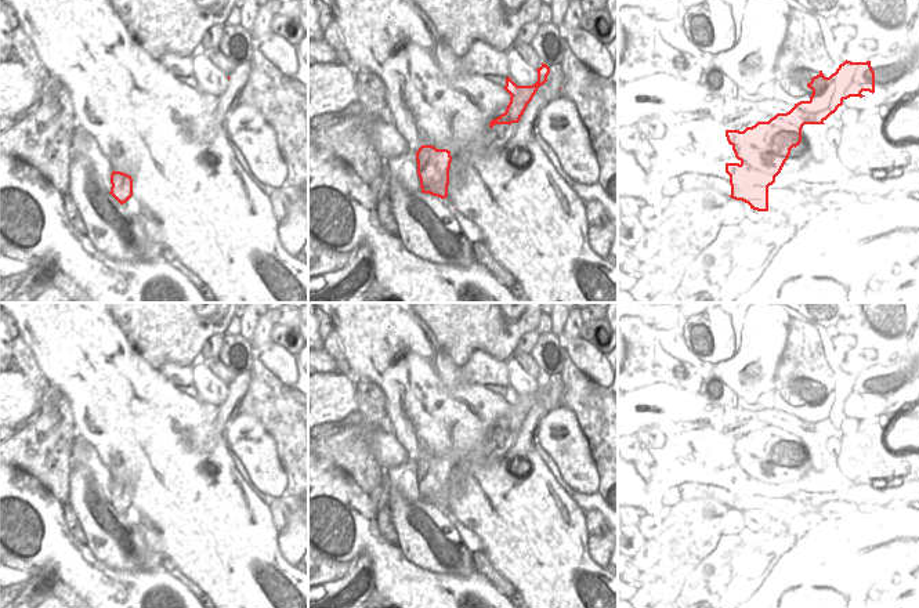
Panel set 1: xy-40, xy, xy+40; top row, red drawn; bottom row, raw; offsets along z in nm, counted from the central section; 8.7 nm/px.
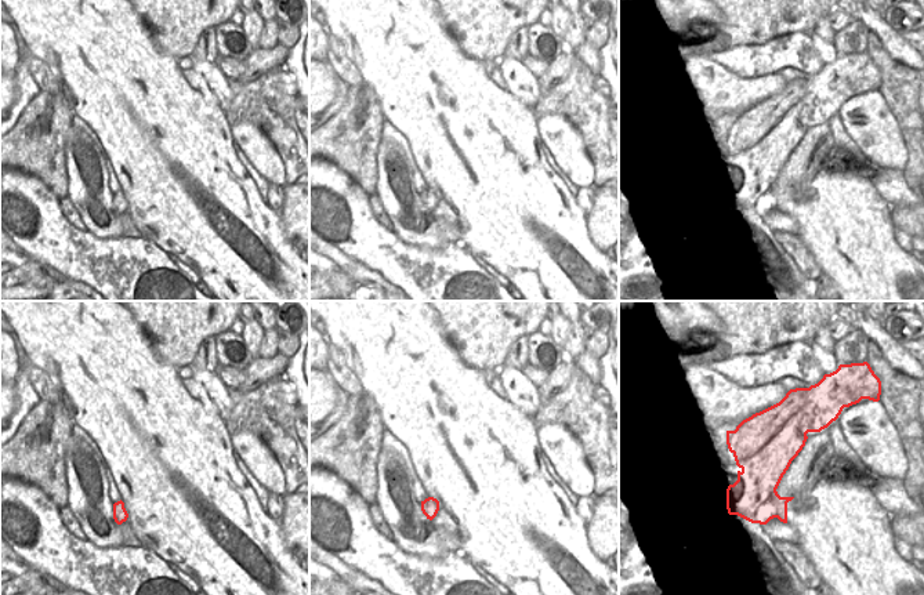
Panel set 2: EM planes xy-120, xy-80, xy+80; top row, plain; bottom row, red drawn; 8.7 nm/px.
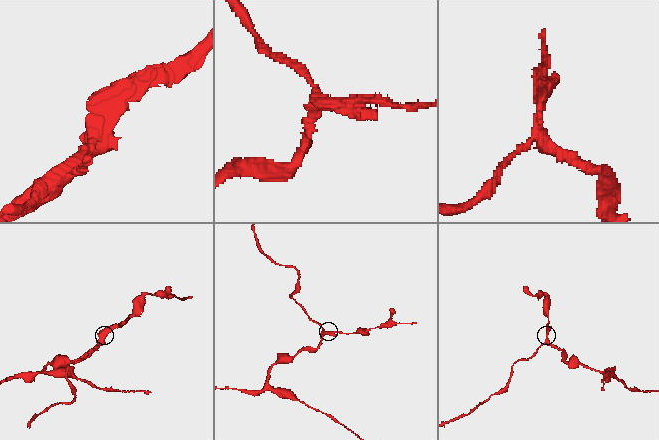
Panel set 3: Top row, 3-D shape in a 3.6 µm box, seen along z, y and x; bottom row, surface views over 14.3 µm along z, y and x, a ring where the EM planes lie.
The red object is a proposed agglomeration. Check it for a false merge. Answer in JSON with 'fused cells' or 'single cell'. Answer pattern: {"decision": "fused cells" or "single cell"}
{"decision": "fused cells"}

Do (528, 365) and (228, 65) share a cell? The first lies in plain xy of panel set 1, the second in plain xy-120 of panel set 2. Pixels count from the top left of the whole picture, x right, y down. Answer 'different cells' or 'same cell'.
same cell

